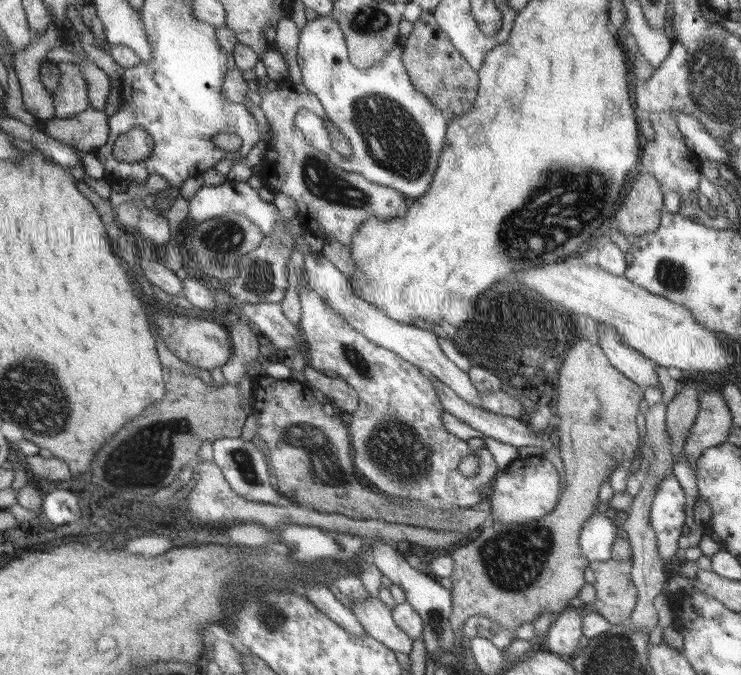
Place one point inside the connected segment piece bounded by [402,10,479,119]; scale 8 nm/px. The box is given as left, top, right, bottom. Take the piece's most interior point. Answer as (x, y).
(437, 68)

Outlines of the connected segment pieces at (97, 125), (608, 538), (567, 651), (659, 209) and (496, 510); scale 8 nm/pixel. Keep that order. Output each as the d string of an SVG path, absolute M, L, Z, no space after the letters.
M89 107L74 117L42 122L42 130L56 140L74 145L82 153L92 153L107 143L108 118L102 110Z
M596 512L583 524L580 548L593 563L606 562L611 559L612 545L620 535L619 515L614 512Z
M581 608L569 609L550 625L544 638L546 650L569 659L580 648L578 640L582 638L582 634Z
M644 170L636 180L629 182L624 200L616 211L614 226L626 237L656 231L665 211L663 190L656 177Z
M543 455L516 458L500 476L496 476L490 497L490 521L502 524L520 524L536 521L550 514L560 496L560 474Z

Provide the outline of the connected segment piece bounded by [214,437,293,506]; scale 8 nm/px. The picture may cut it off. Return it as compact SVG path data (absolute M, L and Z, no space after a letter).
M241 437L219 438L214 443L215 462L221 467L221 471L234 492L249 501L273 504L274 506L290 506L292 500L280 494L270 484L270 468L267 465L265 450L258 450L250 441L245 442Z

